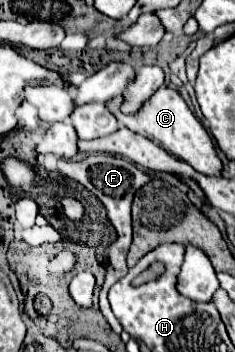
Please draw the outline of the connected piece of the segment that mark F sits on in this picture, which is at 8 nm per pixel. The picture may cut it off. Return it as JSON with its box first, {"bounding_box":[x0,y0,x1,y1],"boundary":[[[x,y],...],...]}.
{"bounding_box":[57,155,149,333],"boundary":[[[89,155],[85,157],[83,161],[71,161],[71,159],[59,159],[57,163],[57,169],[67,175],[69,179],[81,183],[85,189],[89,189],[107,209],[107,217],[111,221],[111,225],[115,227],[117,231],[117,239],[111,243],[109,247],[109,263],[107,263],[107,275],[105,275],[105,283],[101,287],[101,293],[99,293],[99,307],[105,315],[105,319],[109,321],[111,329],[115,333],[121,333],[121,323],[115,319],[111,307],[109,307],[109,301],[107,301],[107,291],[109,287],[119,281],[121,275],[127,273],[127,265],[125,265],[125,257],[127,257],[127,251],[129,251],[129,245],[131,245],[131,201],[133,201],[133,195],[135,191],[145,185],[145,181],[149,181],[149,177],[137,169],[129,159],[125,157],[115,157],[115,155]]]}

